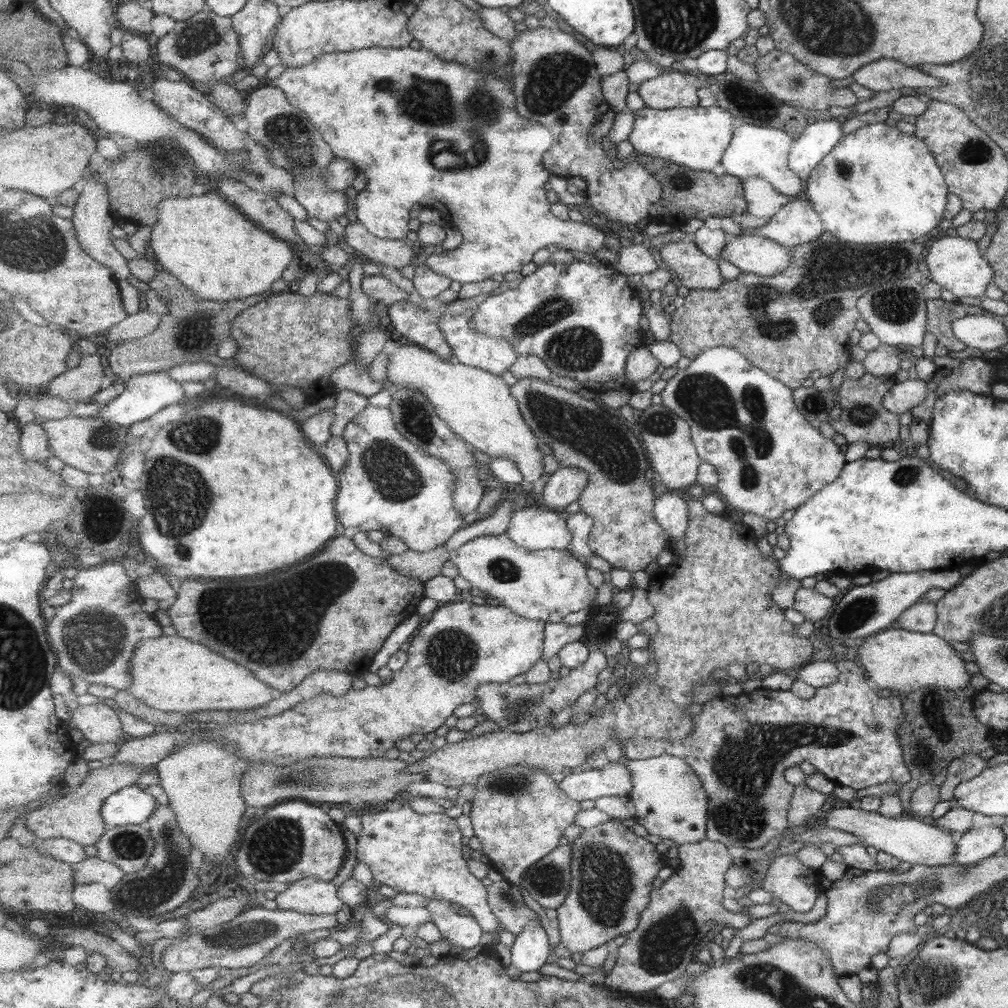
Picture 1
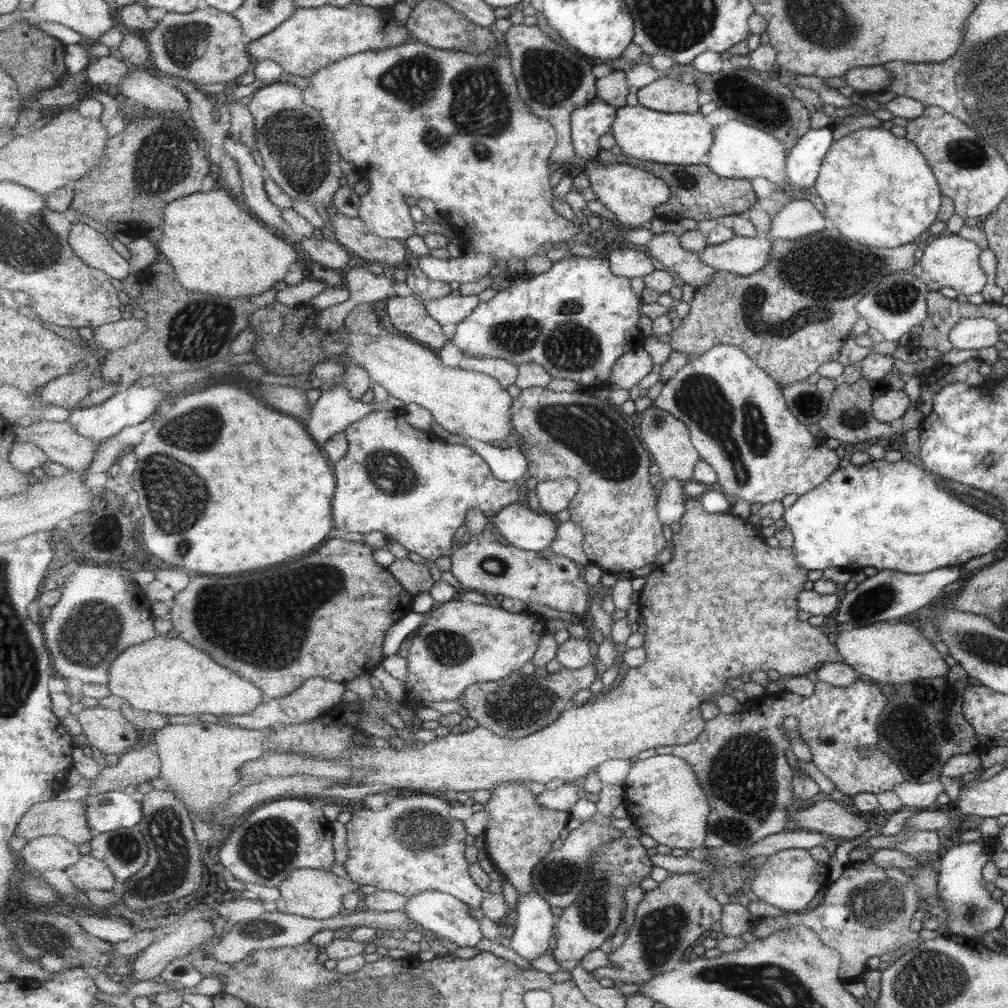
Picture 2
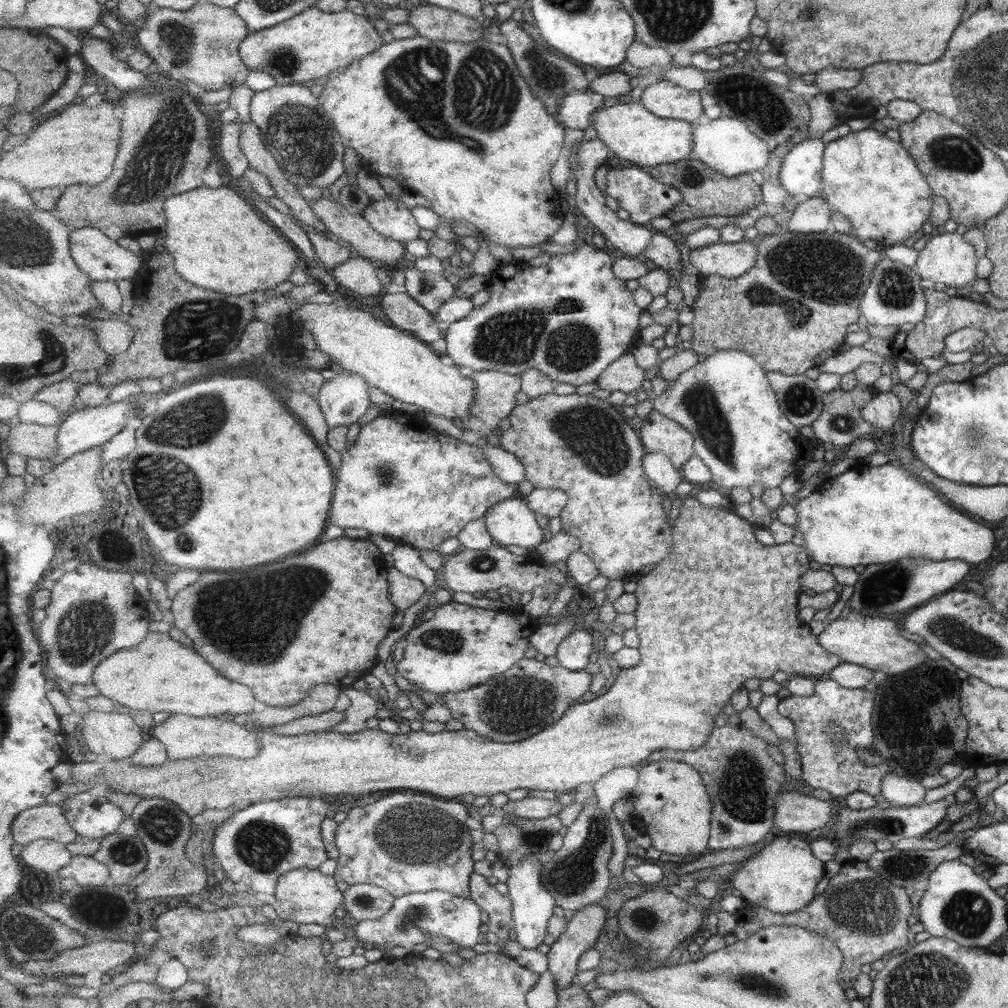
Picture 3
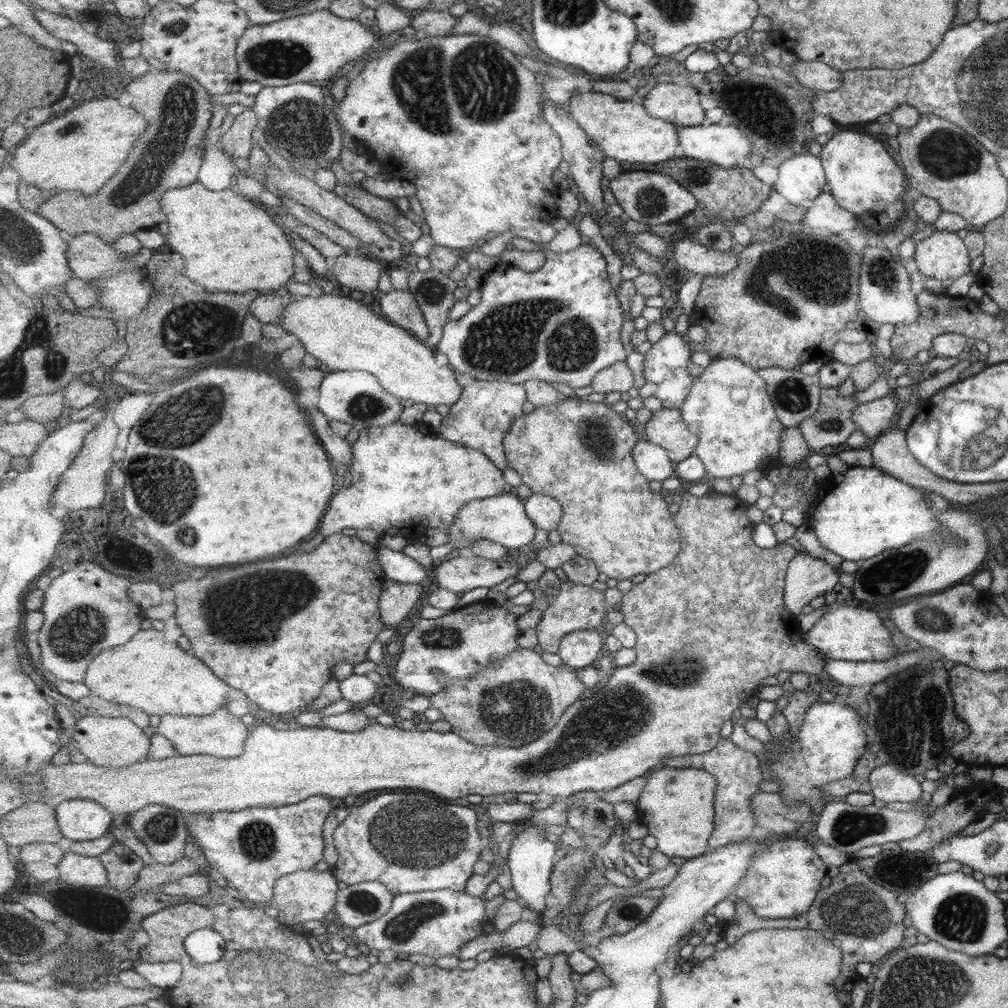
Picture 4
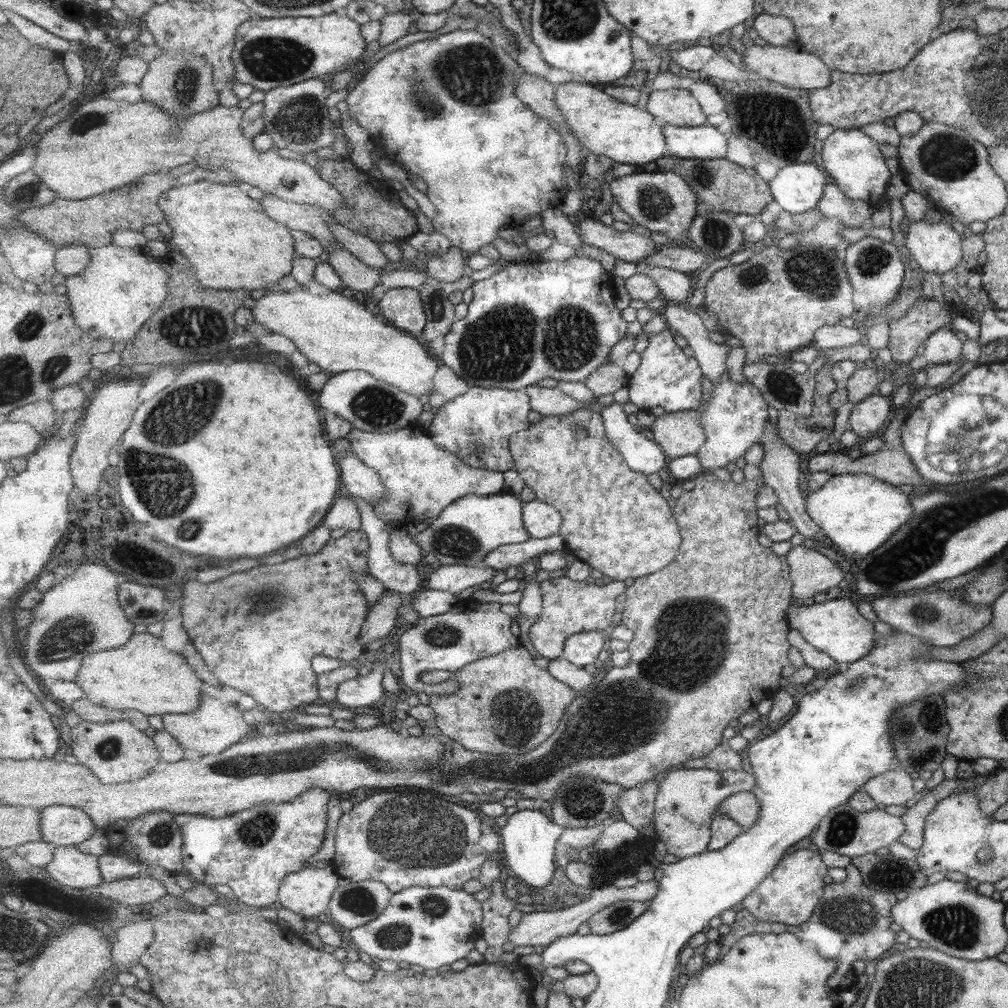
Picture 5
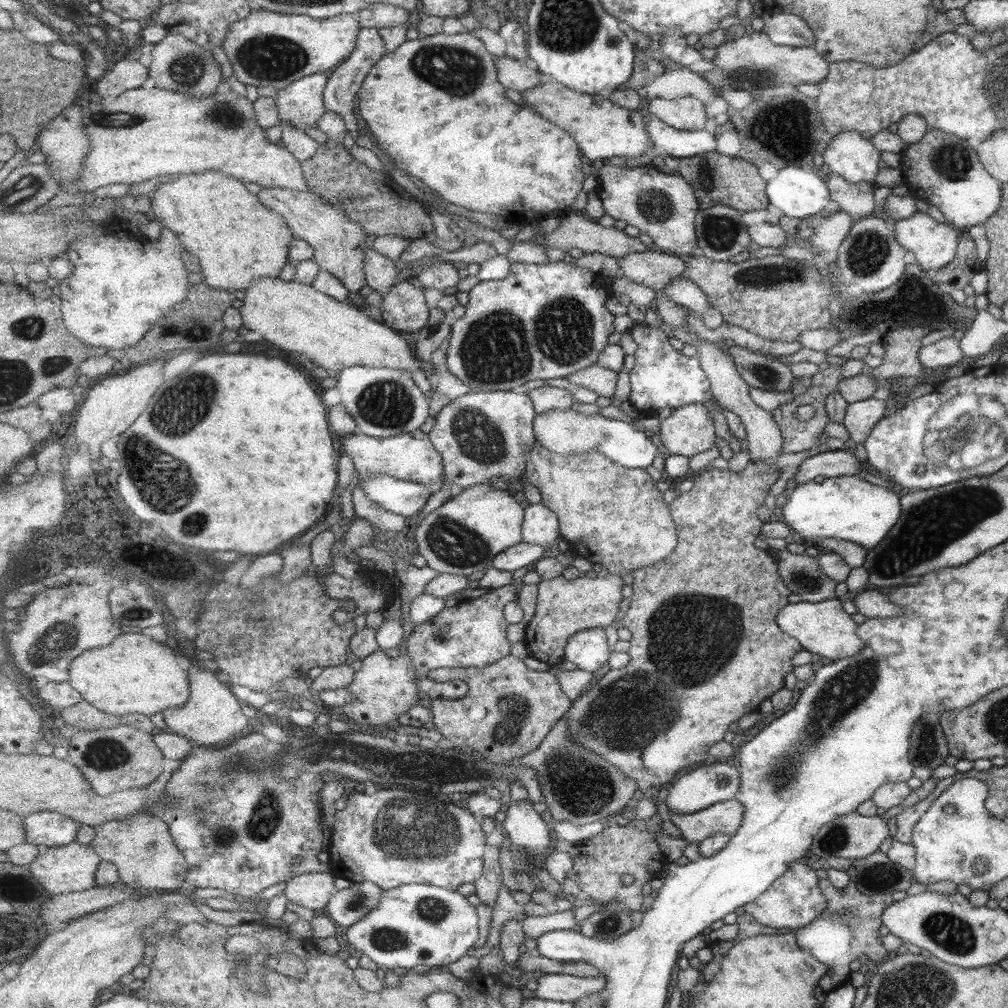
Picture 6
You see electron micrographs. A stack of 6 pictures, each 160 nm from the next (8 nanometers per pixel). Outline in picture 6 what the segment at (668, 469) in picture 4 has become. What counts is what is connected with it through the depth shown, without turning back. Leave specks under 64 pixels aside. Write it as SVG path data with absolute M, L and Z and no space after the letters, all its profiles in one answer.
M550 410L538 414L534 420L536 440L547 450L557 454L581 454L600 450L617 464L629 469L647 469L654 464L657 453L662 449L656 437L641 429L638 424L605 418L599 413L581 414L575 410Z

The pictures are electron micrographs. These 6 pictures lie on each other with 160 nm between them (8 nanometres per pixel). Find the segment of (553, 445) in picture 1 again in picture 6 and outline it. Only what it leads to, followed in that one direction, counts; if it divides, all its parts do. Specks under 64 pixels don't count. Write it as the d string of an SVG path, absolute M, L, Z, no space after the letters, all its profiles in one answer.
M538 440L536 445L530 452L530 457L527 461L527 469L523 476L523 479L527 479L531 484L534 484L537 488L540 488L543 497L543 504L547 505L547 508L554 509L558 513L560 518L560 531L562 532L563 538L570 544L570 549L575 550L577 554L592 564L601 564L604 566L609 573L615 573L621 575L631 571L635 572L638 568L652 565L662 561L663 558L667 558L675 546L677 546L677 532L678 525L675 524L674 517L670 509L670 505L663 500L663 491L658 487L658 482L653 479L645 469L629 469L624 468L623 465L617 464L610 457L605 456L599 449L592 450L591 452L582 452L581 454L557 454L547 450Z

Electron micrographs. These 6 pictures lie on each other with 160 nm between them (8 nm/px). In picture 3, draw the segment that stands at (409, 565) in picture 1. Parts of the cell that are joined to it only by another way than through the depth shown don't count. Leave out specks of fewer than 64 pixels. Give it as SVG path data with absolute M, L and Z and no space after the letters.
M398 568L390 569L390 596L393 601L396 612L404 612L407 608L411 608L413 604L417 604L425 592L431 589L421 580L411 578L403 574Z

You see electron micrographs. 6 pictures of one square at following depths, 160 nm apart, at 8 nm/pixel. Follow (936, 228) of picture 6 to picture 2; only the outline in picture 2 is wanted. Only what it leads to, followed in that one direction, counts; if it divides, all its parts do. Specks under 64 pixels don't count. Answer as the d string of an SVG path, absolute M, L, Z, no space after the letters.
M942 233L941 237L933 239L926 245L917 259L922 272L929 276L929 280L937 282L940 287L949 286L949 288L953 288L956 294L969 296L969 294L981 292L985 286L985 274L978 266L980 251L979 246L970 240L965 240L957 234L945 235Z

